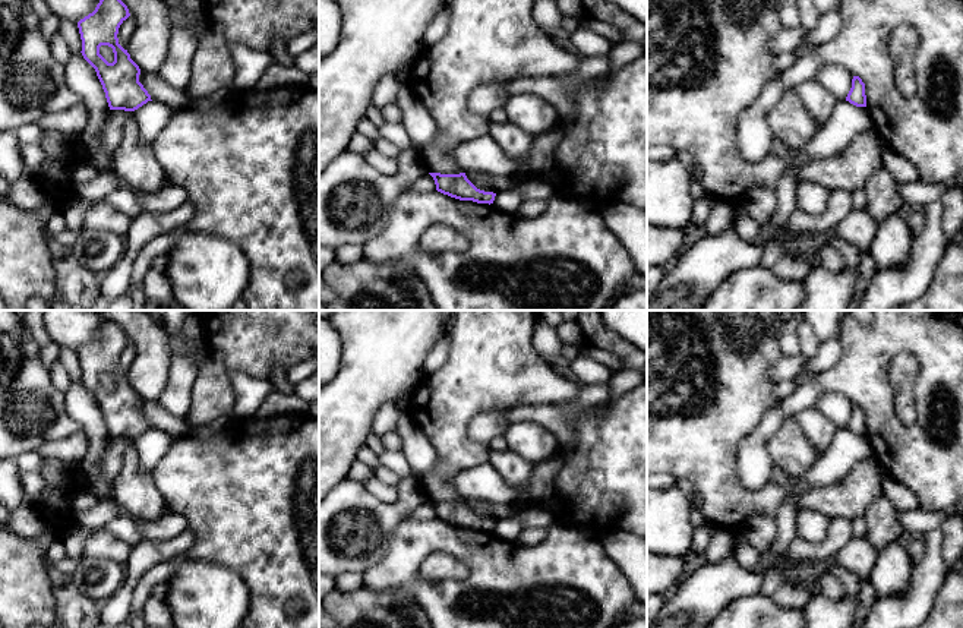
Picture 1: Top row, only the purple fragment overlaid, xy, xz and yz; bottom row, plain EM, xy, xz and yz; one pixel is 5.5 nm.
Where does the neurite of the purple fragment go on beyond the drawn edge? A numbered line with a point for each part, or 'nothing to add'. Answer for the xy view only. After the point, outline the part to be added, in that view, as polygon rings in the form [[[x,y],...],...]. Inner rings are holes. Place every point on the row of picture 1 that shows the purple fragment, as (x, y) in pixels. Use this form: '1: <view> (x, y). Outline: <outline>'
nothing to add

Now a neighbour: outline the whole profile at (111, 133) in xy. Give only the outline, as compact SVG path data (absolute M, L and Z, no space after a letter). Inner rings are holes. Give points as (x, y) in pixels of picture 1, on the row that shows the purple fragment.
M110 110L108 117L102 126L98 139L100 149L110 160L113 160L113 155L121 142L126 120L127 111Z

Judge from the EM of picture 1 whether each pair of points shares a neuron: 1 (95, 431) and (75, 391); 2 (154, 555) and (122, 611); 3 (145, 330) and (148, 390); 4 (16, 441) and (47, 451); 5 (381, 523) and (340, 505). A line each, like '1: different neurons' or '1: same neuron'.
1: same neuron
2: same neuron
3: same neuron
4: different neurons
5: same neuron

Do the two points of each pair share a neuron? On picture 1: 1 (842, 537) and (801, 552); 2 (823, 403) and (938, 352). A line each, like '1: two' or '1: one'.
1: one
2: two

